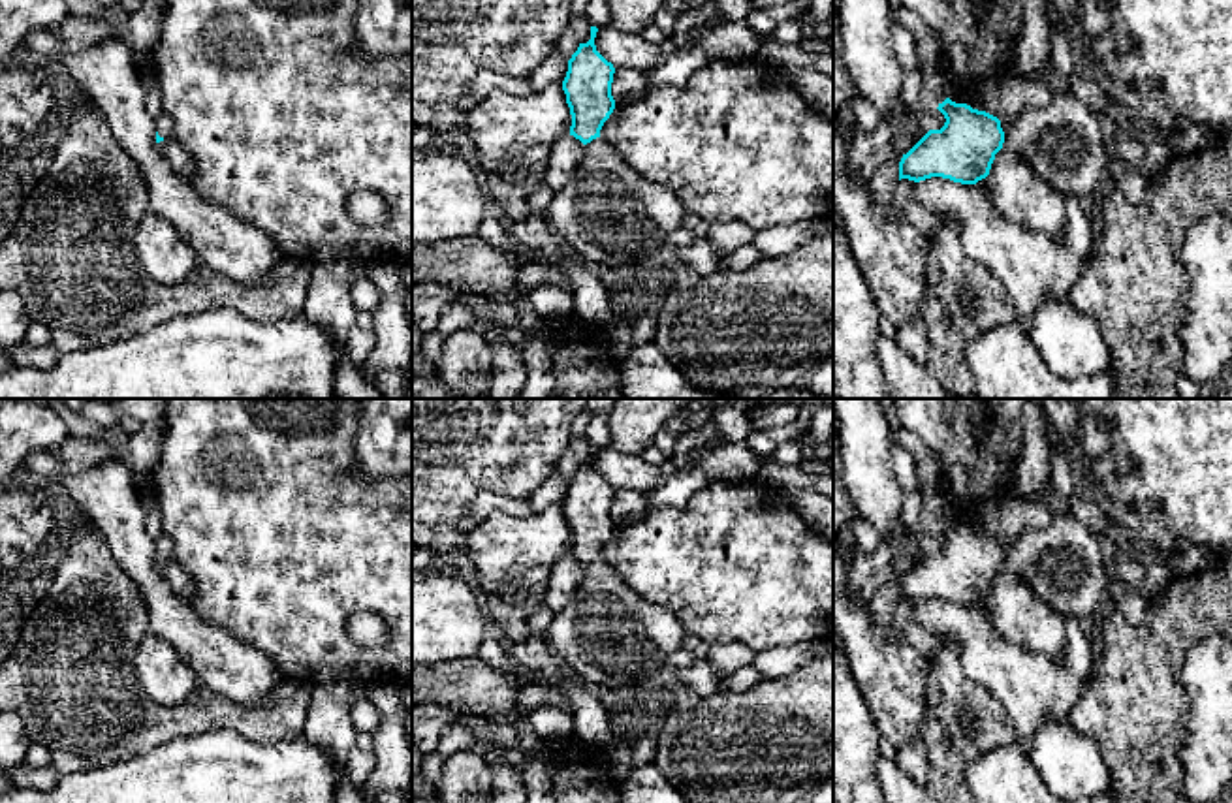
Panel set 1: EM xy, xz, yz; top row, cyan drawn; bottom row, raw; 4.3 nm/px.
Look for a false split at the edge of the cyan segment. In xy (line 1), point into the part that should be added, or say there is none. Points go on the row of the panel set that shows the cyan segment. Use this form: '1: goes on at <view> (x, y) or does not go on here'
1: goes on at xy (181, 162)

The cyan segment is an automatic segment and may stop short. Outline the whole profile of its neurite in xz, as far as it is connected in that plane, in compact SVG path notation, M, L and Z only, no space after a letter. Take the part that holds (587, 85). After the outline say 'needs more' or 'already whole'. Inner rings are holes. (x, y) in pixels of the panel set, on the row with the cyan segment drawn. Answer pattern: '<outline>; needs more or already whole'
M591 26L591 39L579 43L562 81L572 115L570 135L579 139L585 150L570 181L555 192L544 216L557 239L583 261L619 267L664 250L670 235L683 228L687 209L670 188L645 181L600 137L604 122L615 109L611 96L615 68L596 51L596 32L598 28Z; needs more

